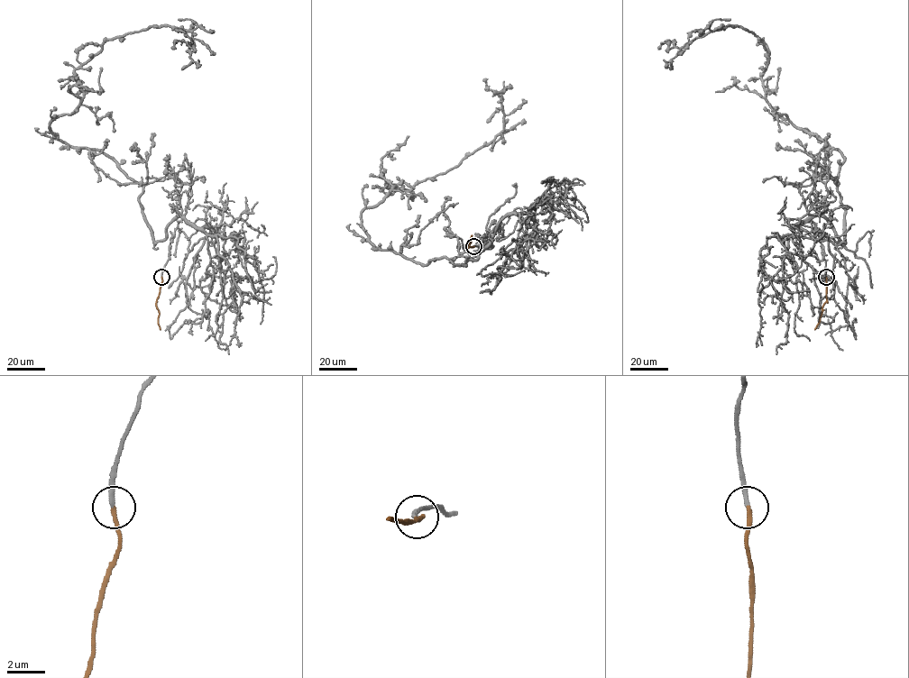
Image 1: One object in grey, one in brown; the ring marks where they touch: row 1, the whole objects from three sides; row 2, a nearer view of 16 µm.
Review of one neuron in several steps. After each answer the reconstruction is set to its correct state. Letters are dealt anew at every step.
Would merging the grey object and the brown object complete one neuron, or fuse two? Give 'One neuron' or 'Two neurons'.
One neuron

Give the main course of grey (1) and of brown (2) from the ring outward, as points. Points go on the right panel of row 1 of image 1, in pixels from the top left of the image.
1: (826, 277), (809, 217), (844, 159), (771, 105), (767, 46), (728, 26), (658, 49)
2: (826, 277), (827, 301), (814, 329)

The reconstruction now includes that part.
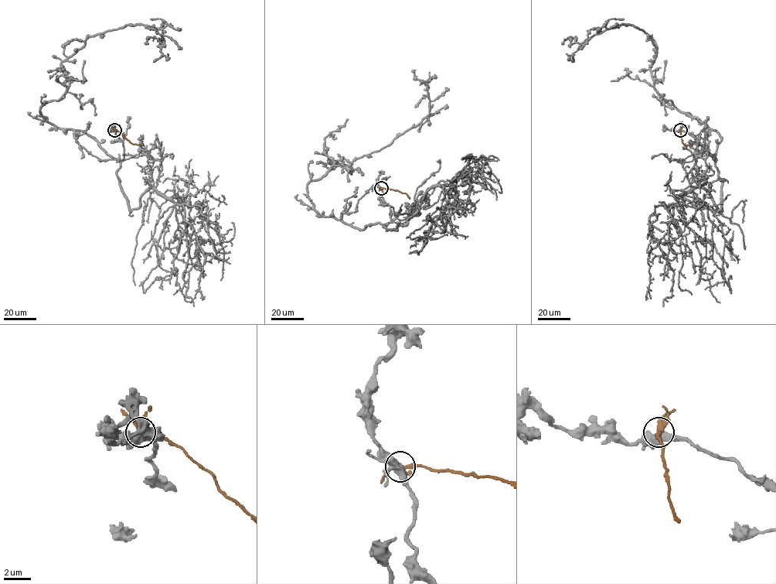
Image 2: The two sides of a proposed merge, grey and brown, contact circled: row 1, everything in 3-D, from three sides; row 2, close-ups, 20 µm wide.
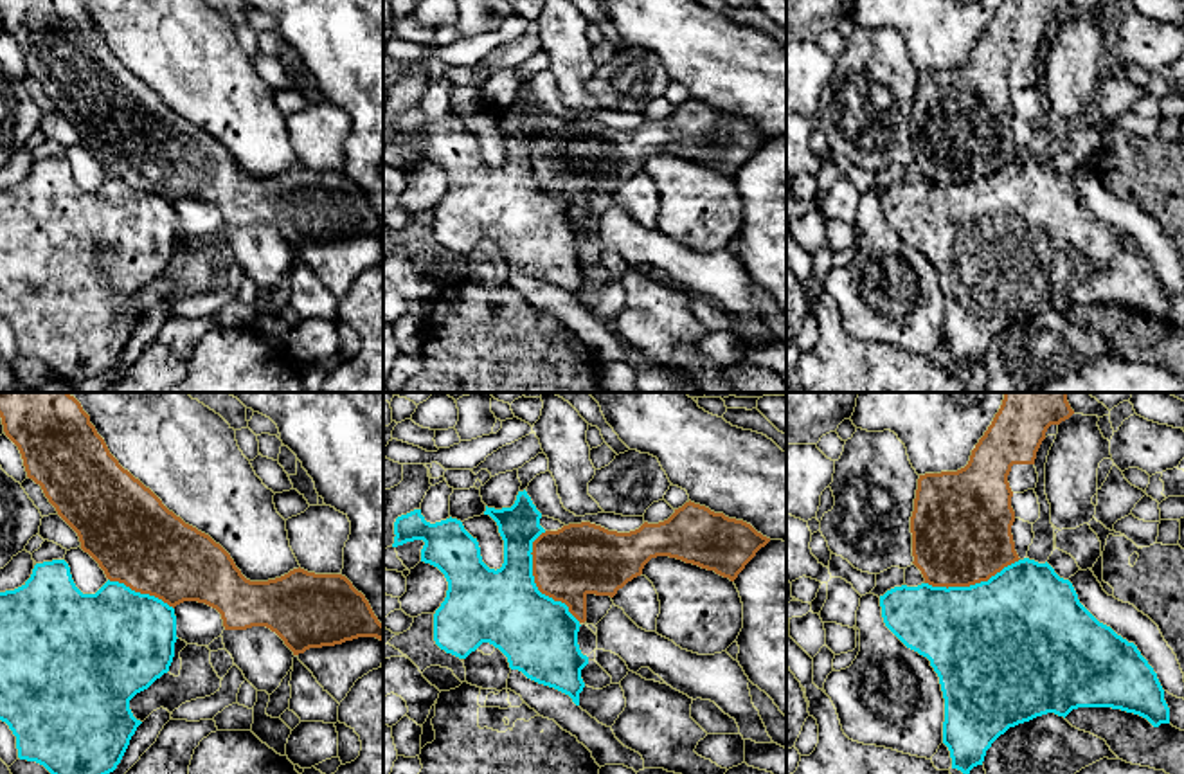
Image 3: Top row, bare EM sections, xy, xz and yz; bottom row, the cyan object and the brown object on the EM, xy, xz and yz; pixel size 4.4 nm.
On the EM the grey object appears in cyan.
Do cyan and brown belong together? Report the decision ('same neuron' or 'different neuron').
different neuron

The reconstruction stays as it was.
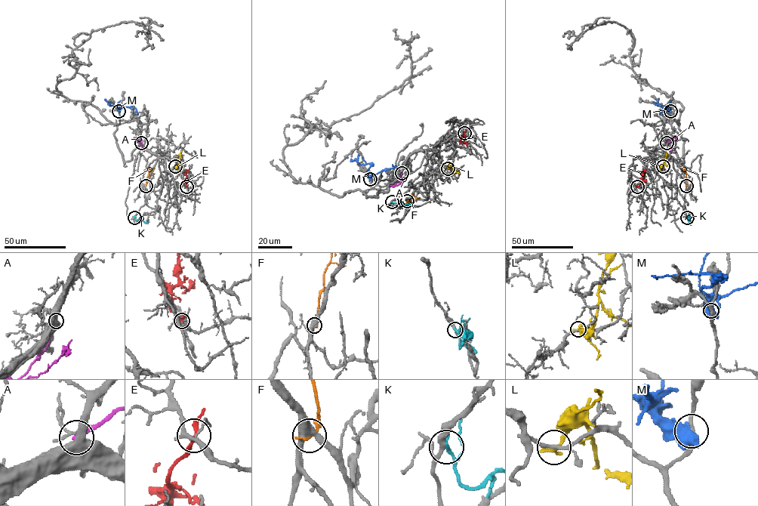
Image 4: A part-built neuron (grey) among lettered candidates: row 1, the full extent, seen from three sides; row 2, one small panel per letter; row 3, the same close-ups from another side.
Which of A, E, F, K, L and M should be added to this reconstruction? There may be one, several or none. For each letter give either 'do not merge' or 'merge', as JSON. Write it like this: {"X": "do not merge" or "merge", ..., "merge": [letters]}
{"A": "do not merge", "E": "do not merge", "F": "do not merge", "K": "do not merge", "L": "do not merge", "M": "do not merge", "merge": []}

